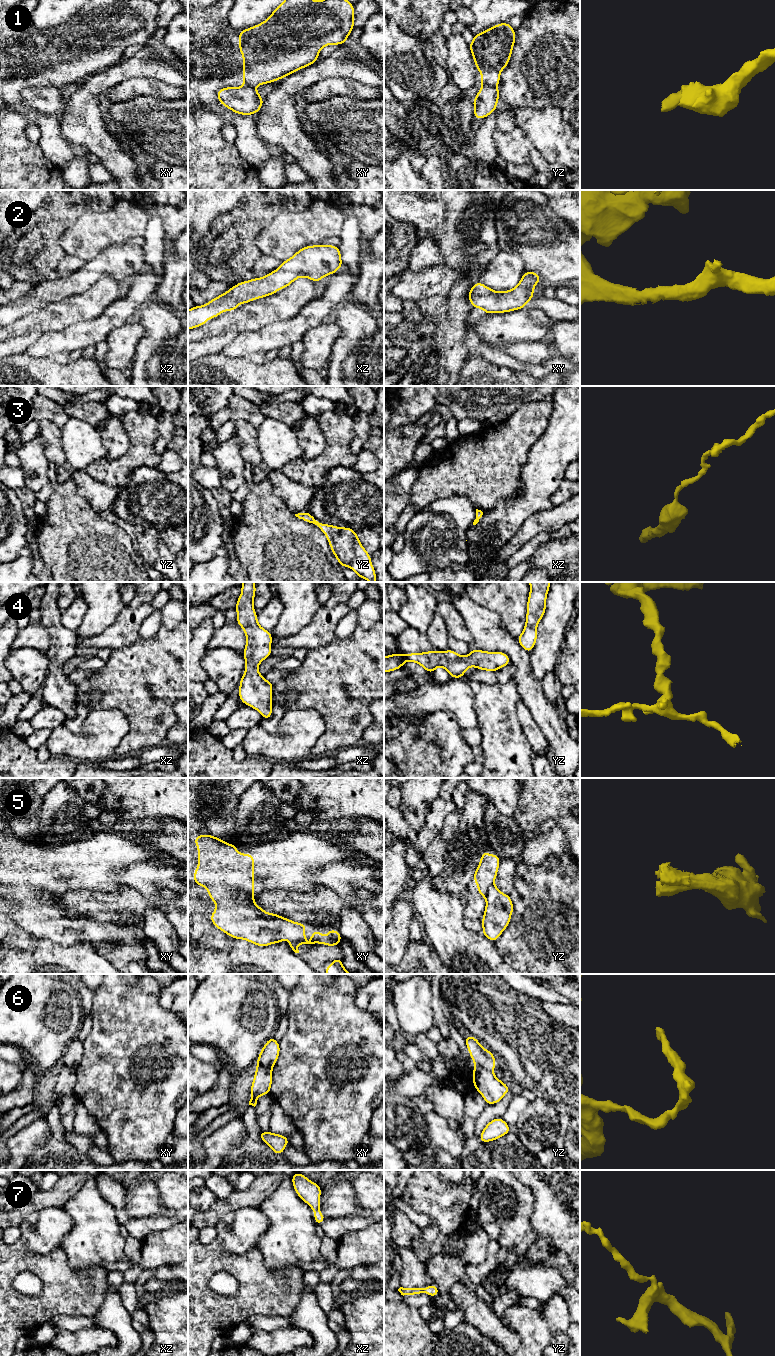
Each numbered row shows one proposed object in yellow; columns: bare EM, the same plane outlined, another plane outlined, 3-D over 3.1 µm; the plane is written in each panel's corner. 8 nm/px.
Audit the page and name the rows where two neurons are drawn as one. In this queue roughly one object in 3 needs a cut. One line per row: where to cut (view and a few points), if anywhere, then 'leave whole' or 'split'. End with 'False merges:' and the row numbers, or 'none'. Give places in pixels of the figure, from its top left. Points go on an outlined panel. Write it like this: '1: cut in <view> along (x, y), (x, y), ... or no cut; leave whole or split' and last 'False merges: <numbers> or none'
1: cut in xy along (251, 86), (246, 87); split
2: no cut; leave whole
3: no cut; leave whole
4: no cut; leave whole
5: cut in xy along (253, 893), (248, 893), (242, 889), (233, 889), (216, 902); split
6: cut in yz along (475, 1065), (479, 1065), (491, 1072); split
7: no cut; leave whole
False merges: 1, 5, 6

